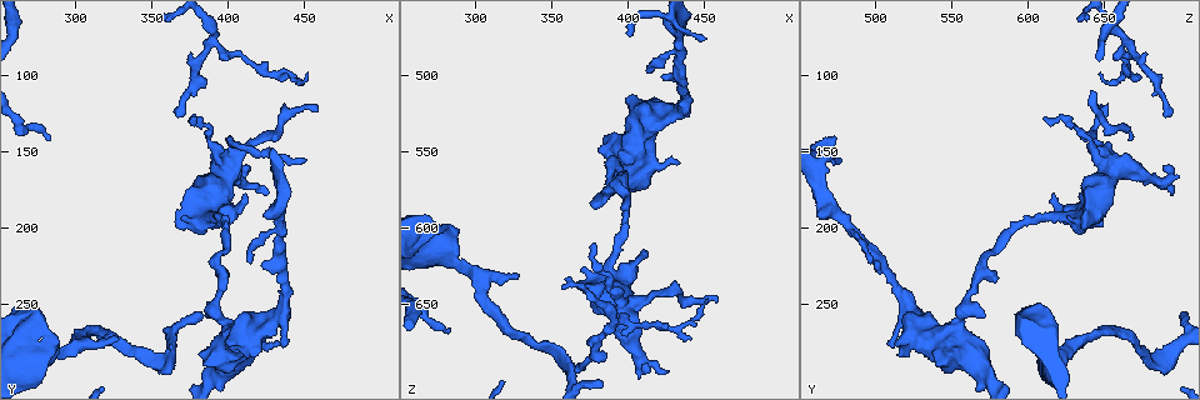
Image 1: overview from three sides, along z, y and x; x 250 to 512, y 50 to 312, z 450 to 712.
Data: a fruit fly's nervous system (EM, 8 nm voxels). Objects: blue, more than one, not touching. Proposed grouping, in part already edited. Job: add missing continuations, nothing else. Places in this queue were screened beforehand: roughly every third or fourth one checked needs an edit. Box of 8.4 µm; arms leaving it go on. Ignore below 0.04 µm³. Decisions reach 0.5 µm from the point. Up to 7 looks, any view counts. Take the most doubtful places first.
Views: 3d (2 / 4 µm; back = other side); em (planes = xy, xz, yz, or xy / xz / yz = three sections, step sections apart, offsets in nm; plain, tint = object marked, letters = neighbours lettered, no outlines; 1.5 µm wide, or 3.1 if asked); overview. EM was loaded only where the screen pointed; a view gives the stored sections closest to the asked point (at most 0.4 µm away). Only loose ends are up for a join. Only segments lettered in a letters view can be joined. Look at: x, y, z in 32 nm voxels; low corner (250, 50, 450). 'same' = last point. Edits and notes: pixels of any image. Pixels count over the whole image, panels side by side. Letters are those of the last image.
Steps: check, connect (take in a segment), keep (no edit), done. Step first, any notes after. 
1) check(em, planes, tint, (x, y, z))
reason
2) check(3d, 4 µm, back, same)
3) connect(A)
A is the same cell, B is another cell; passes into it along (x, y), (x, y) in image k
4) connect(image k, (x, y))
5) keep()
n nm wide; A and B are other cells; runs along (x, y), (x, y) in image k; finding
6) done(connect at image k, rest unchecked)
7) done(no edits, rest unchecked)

check(3d, 2 µm, (436, 278, 510))
free end

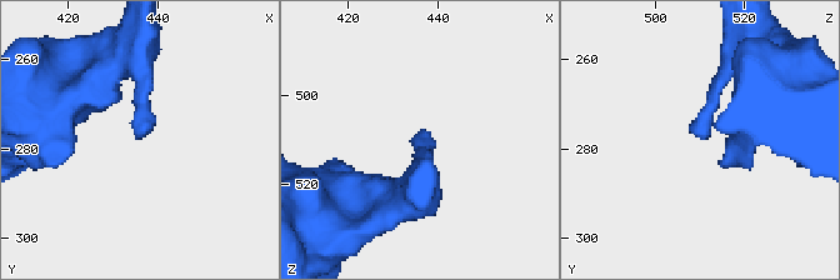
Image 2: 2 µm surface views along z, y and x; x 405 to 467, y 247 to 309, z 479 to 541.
check(em, yz, step 8, letters, (435, 277, 509))

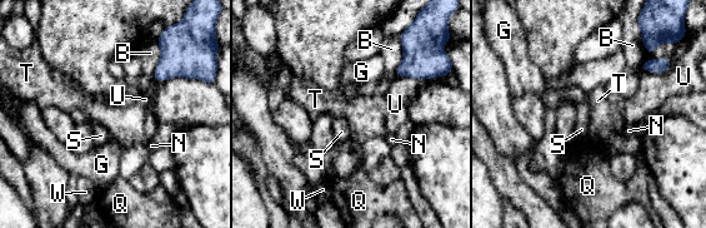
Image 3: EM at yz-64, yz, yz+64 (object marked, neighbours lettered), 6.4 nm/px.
check(em, planes, letters, same)
cut it another way

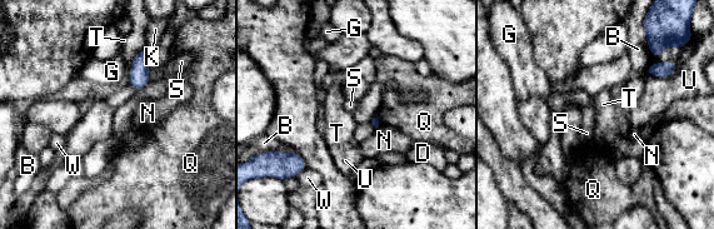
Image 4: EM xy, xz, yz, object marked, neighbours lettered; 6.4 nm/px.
keep()
T touches over 260 nm; B, D, G, K, N, Q, S, T, U and W are other cells; no lettered segment goes on from it

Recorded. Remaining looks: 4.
check(em, planes, letters, (378, 126, 610))
free end

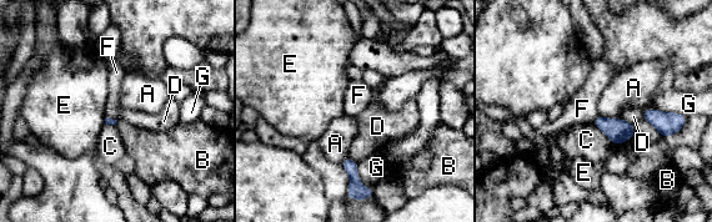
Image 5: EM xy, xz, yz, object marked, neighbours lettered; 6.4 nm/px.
keep()
G touches over 220 nm; A, B, C, D, E, F and G are other cells; border along (597, 115), (592, 122) in image 5; none of them fits

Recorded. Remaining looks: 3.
check(em, yz, step 8, tint, (412, 222, 498))
free end

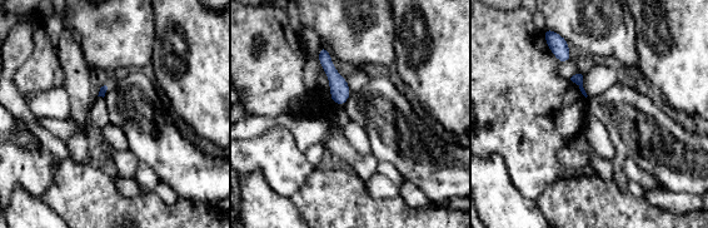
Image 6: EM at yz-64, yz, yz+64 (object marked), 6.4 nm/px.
check(em, yz, step 8, letters, same)

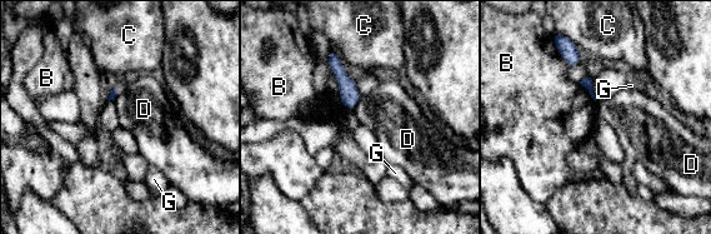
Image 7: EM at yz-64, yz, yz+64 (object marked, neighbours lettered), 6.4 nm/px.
keep()
B, C, D and G are other cells; runs along (333, 55), (351, 104) in image 7; none of them fits

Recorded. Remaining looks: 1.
done(no edits, rest unchecked)

